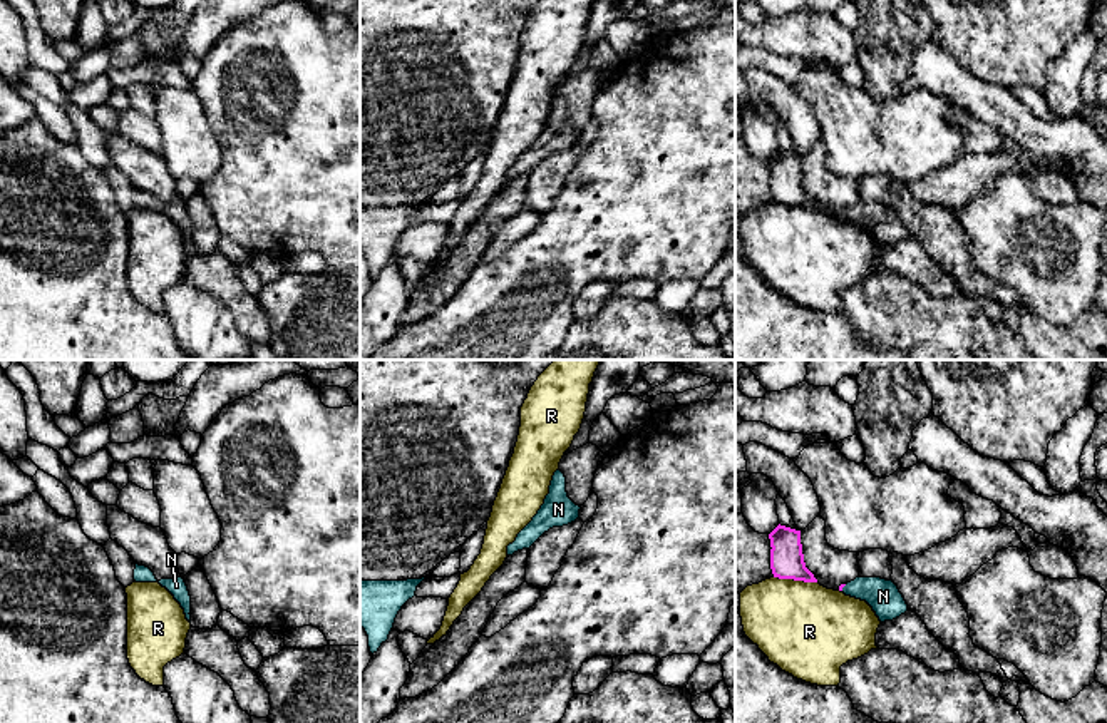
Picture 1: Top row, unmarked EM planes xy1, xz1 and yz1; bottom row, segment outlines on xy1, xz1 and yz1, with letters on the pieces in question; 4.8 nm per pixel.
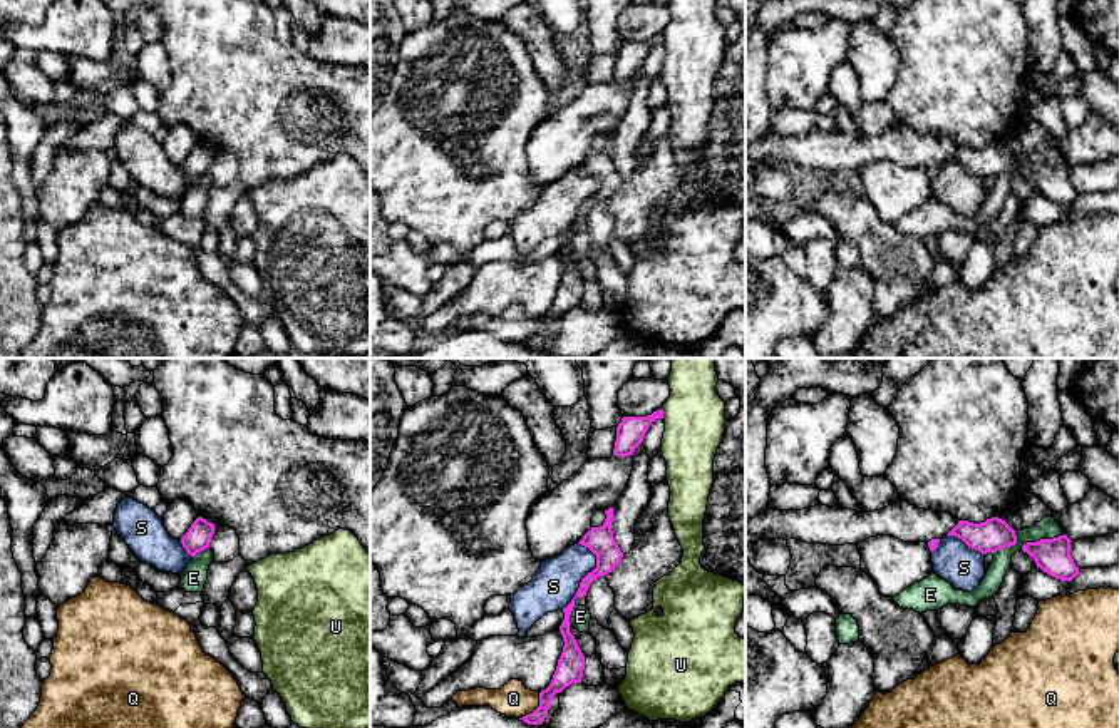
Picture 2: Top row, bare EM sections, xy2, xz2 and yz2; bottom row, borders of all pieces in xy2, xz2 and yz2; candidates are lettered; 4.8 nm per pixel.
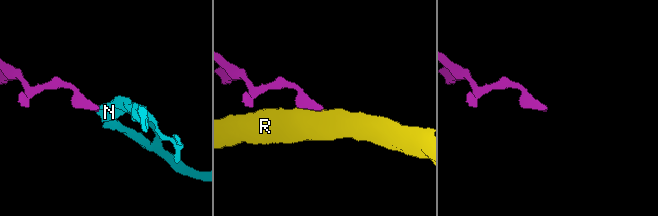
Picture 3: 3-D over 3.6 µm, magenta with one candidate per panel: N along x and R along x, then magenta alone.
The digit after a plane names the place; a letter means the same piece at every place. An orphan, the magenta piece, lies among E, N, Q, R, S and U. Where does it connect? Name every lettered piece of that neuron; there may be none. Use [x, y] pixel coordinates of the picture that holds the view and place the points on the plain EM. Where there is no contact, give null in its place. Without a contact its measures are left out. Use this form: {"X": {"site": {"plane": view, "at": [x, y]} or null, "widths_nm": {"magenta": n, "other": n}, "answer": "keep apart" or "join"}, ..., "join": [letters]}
{"E": {"site": {"plane": "yz2", "at": [1041, 164]}, "widths_nm": {"magenta": 170, "other": 100}, "answer": "keep apart"}, "N": {"site": {"plane": "yz1", "at": [843, 211]}, "widths_nm": {"magenta": 20, "other": 160}, "answer": "join"}, "Q": {"site": {"plane": "xz2", "at": [536, 333]}, "widths_nm": {"magenta": 130, "other": 160}, "answer": "keep apart"}, "R": {"site": {"plane": "yz1", "at": [796, 205]}, "widths_nm": {"magenta": 160, "other": 440}, "answer": "keep apart"}, "S": {"site": {"plane": "xz2", "at": [585, 201]}, "widths_nm": {"magenta": 140, "other": 220}, "answer": "keep apart"}, "U": {"site": {"plane": "xz2", "at": [662, 39]}, "widths_nm": {"magenta": 140, "other": 300}, "answer": "keep apart"}, "join": ["N"]}

